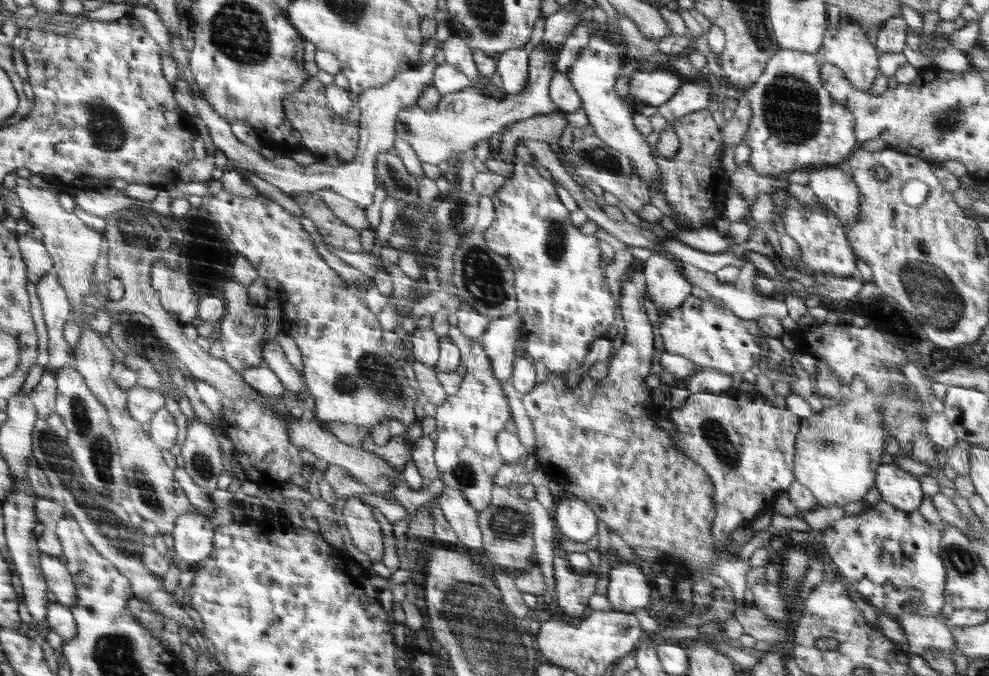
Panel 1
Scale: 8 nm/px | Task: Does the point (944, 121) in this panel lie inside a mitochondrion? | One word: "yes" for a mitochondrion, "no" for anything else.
yes

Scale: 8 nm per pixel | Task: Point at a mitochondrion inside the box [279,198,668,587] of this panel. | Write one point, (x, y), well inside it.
(371, 375)

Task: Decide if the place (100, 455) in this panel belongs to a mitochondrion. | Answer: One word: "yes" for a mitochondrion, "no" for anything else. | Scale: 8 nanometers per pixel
yes

